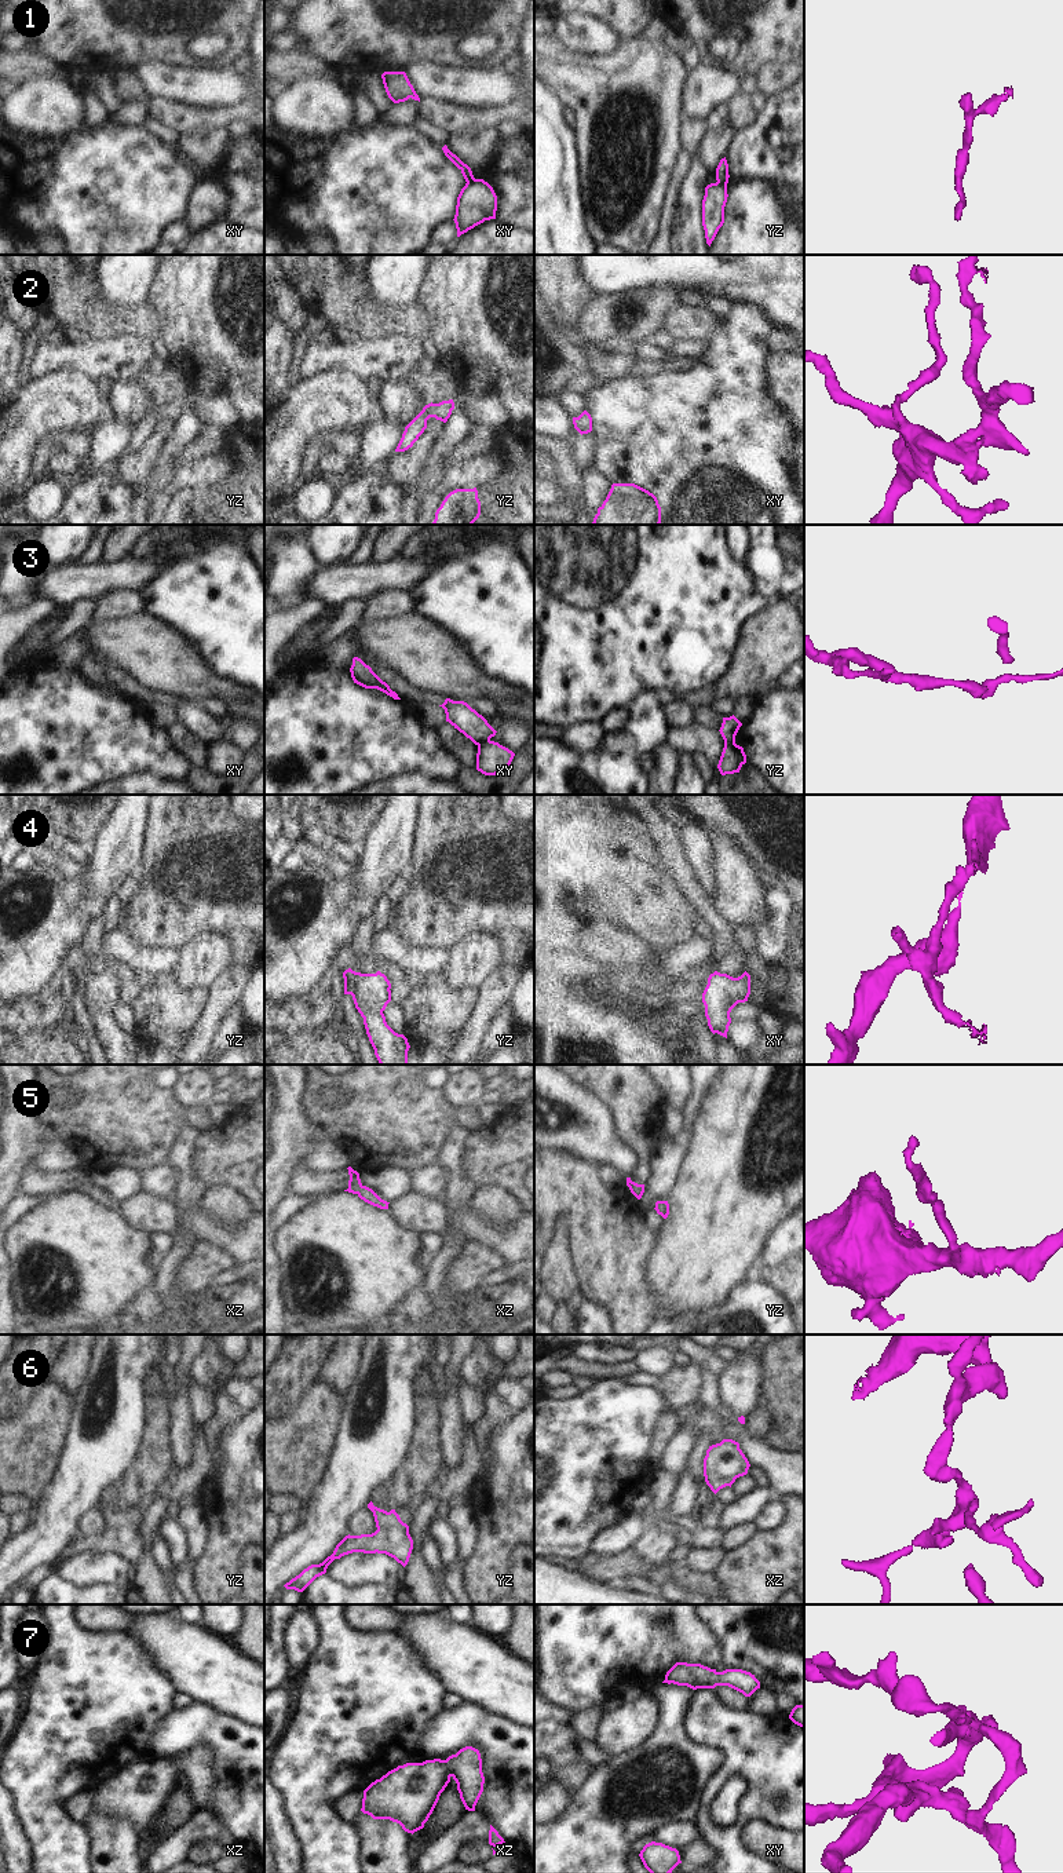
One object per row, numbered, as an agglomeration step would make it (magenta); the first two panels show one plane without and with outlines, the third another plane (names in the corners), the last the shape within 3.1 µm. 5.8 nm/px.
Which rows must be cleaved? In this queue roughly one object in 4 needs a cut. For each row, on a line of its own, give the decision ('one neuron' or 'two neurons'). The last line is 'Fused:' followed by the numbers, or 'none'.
1: two neurons
2: one neuron
3: two neurons
4: one neuron
5: one neuron
6: one neuron
7: one neuron
Fused: 1, 3

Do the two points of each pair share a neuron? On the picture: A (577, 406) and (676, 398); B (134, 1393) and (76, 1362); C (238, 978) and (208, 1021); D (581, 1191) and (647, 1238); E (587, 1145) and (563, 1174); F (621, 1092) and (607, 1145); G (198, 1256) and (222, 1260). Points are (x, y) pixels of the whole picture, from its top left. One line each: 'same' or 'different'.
A: different
B: different
C: same
D: same
E: different
F: different
G: same

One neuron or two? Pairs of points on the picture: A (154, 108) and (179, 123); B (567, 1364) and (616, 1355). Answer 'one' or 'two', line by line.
A: one
B: two

